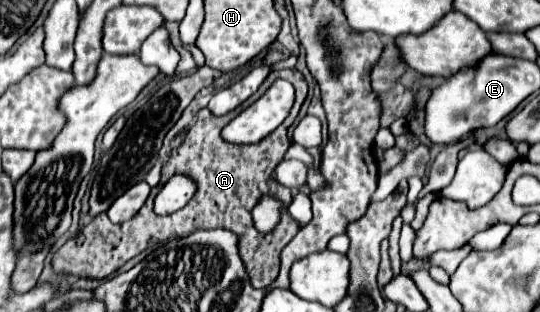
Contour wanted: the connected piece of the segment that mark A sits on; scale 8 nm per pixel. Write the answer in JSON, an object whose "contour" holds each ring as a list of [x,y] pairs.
{"contour":[[[296,69],[272,71],[272,79],[276,81],[278,77],[290,81],[294,85],[296,99],[294,99],[294,107],[292,107],[290,115],[286,117],[286,121],[282,121],[282,125],[278,125],[276,131],[272,131],[262,143],[248,143],[248,145],[226,143],[220,135],[220,129],[226,127],[226,117],[216,117],[208,109],[200,109],[196,113],[194,125],[186,133],[186,139],[182,141],[180,147],[176,147],[172,151],[170,159],[162,167],[162,181],[160,181],[160,185],[164,185],[174,175],[186,175],[198,187],[198,179],[200,179],[200,187],[196,189],[194,197],[188,201],[188,205],[182,207],[180,211],[174,211],[172,215],[164,215],[164,217],[156,215],[152,209],[152,201],[160,189],[160,185],[158,185],[152,189],[148,201],[142,205],[142,209],[130,221],[114,225],[106,213],[94,217],[76,237],[68,239],[54,253],[54,259],[52,259],[54,271],[74,273],[78,277],[88,277],[88,279],[104,279],[110,273],[118,271],[126,261],[130,261],[132,257],[136,257],[138,253],[142,253],[144,249],[148,249],[156,243],[186,237],[198,229],[222,227],[222,229],[234,231],[240,237],[240,243],[238,243],[240,257],[248,269],[252,285],[268,287],[278,277],[282,247],[286,247],[286,243],[300,231],[300,227],[298,227],[298,221],[294,221],[290,215],[284,215],[274,233],[262,235],[252,225],[250,211],[258,203],[258,199],[266,193],[274,193],[274,197],[278,197],[278,199],[292,199],[291,190],[277,181],[272,181],[270,175],[272,175],[274,167],[282,161],[286,149],[290,147],[286,129],[296,119],[304,99],[306,99],[306,91],[308,91],[308,85],[306,85],[302,73]]]}

